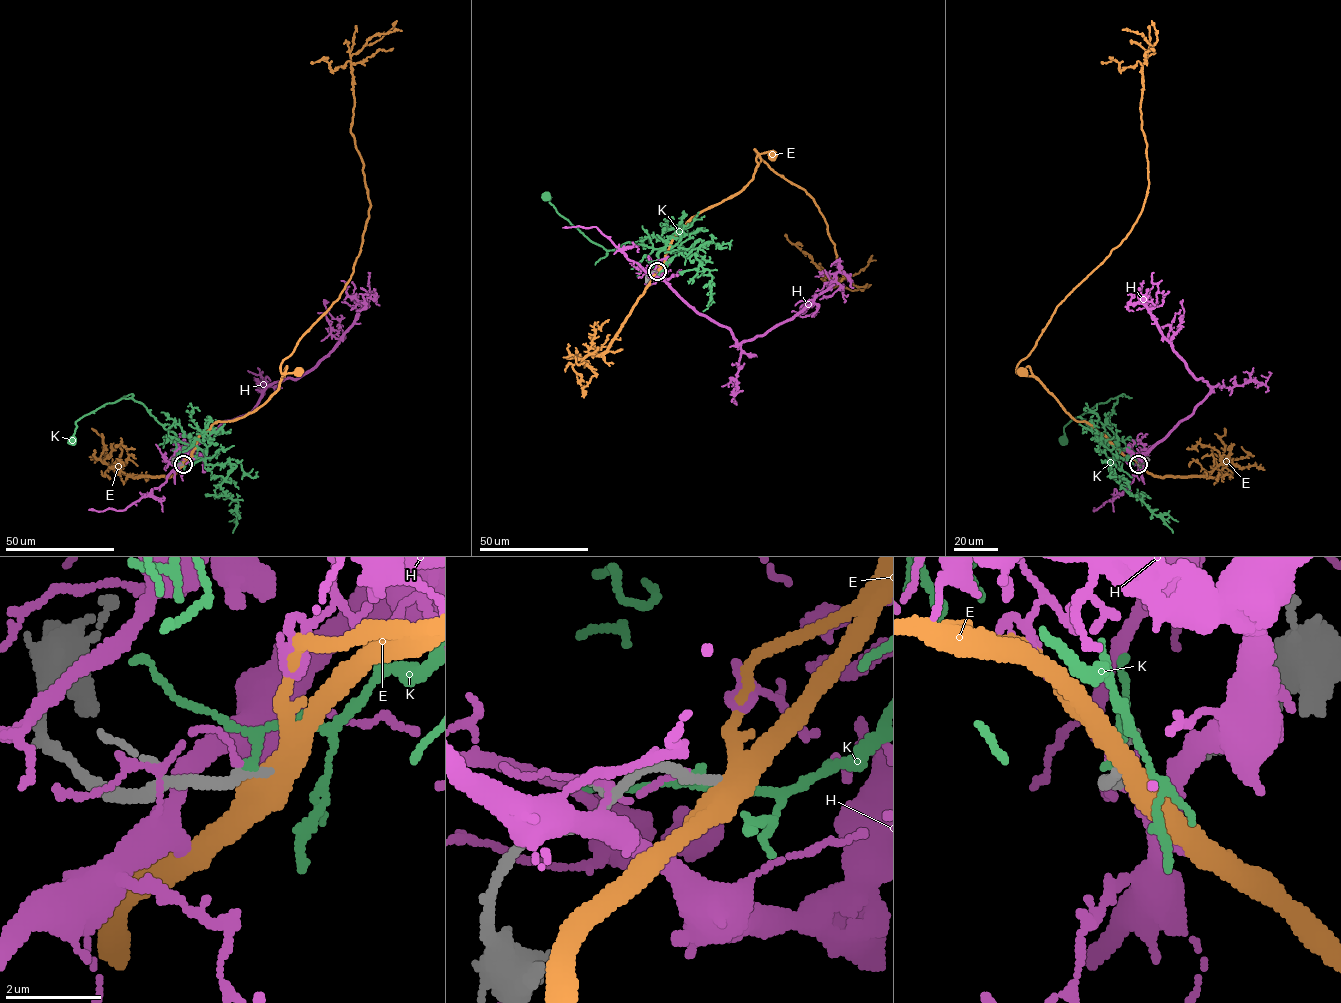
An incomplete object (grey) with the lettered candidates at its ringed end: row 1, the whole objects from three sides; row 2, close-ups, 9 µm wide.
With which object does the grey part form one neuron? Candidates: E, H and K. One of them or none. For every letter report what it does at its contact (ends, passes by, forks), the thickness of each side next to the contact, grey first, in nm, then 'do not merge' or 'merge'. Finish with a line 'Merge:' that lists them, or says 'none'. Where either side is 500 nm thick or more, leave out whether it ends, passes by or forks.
E: 200 nm thick on the grey side, 500 nm on the other; do not merge
H: it ends there; 280 nm thick on the grey side, 110 nm on the other; do not merge
K: it passes by; 240 nm thick on the grey side, 130 nm on the other; do not merge
Merge: none

